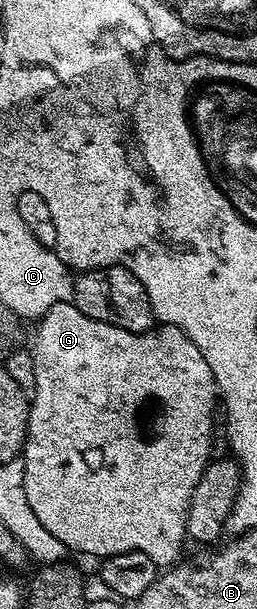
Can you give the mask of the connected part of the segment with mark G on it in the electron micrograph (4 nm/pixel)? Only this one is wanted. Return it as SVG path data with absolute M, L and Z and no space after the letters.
M72 302L53 305L38 320L37 326L39 332L35 335L33 346L37 385L35 394L29 399L31 412L21 456L25 469L25 497L29 497L29 506L33 508L33 513L37 513L41 525L53 533L56 544L64 543L75 551L98 557L144 551L153 557L156 567L166 569L172 566L182 556L179 554L187 539L187 510L191 508L193 489L209 462L207 454L211 451L211 418L215 415L215 407L217 411L215 378L205 357L201 357L201 349L197 349L185 332L176 327L156 325L149 331L133 333L105 325L105 321L93 321L93 317L85 317L85 313L81 313L81 309L77 309Z

